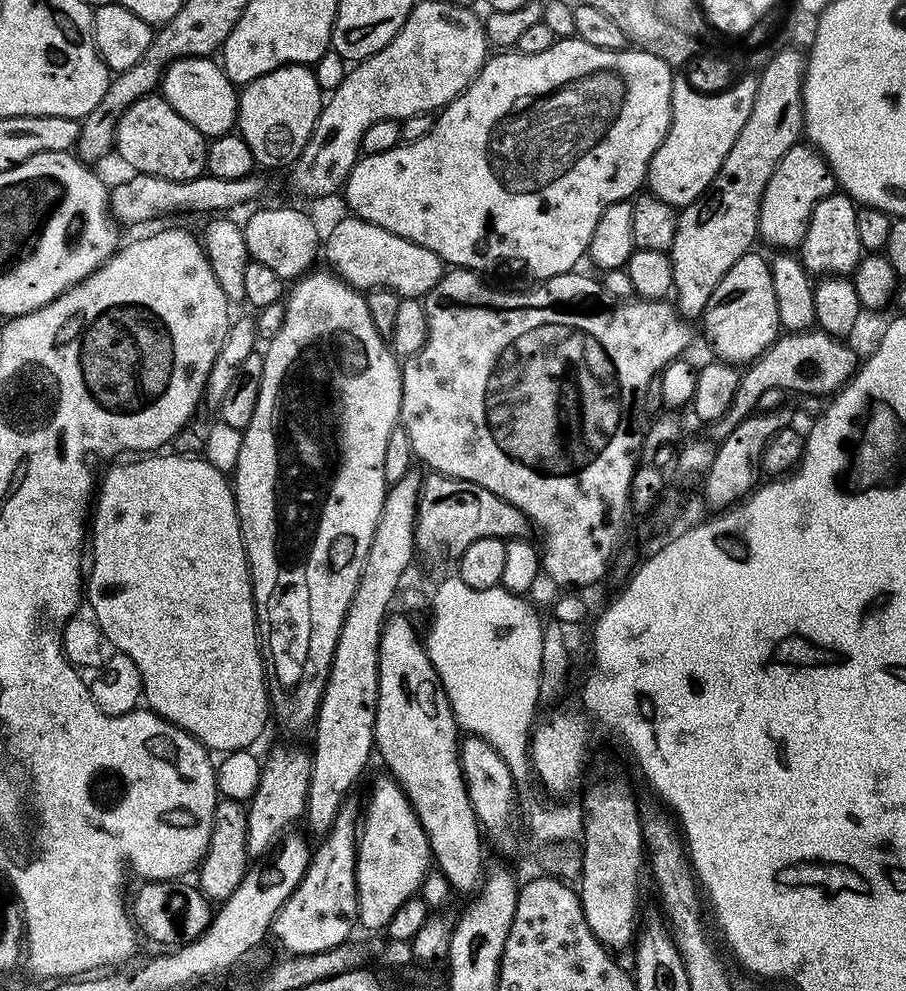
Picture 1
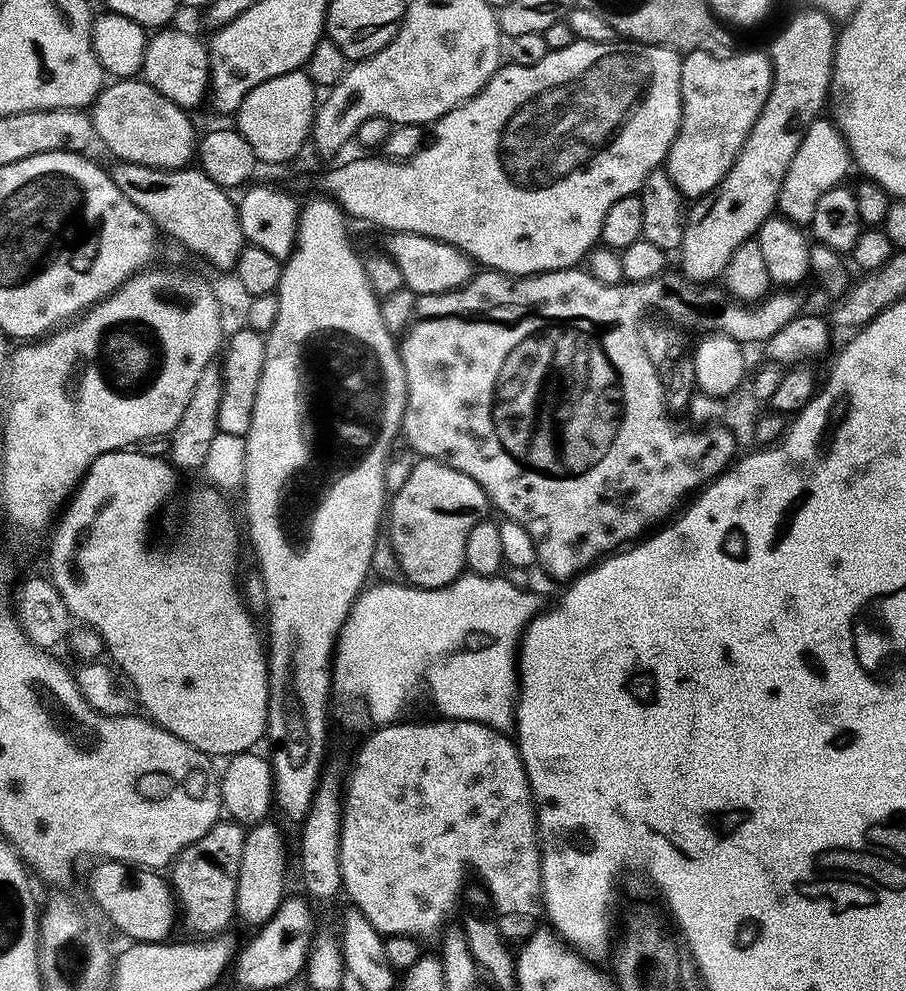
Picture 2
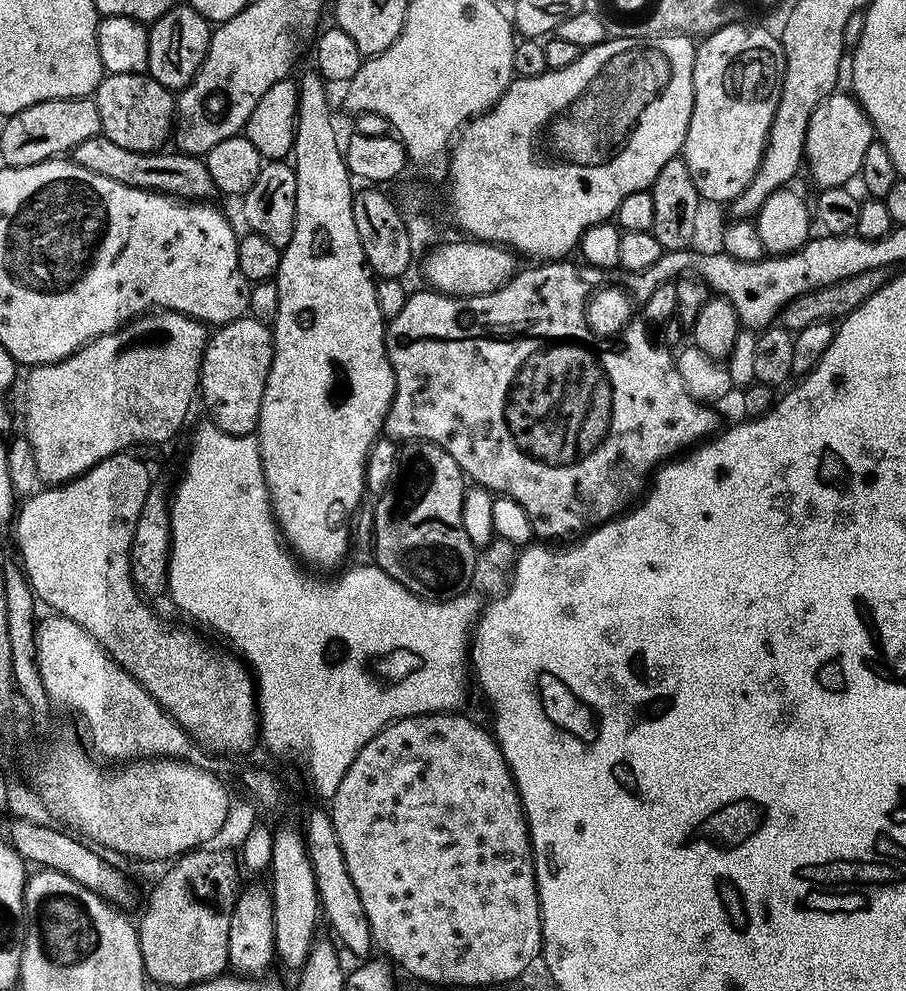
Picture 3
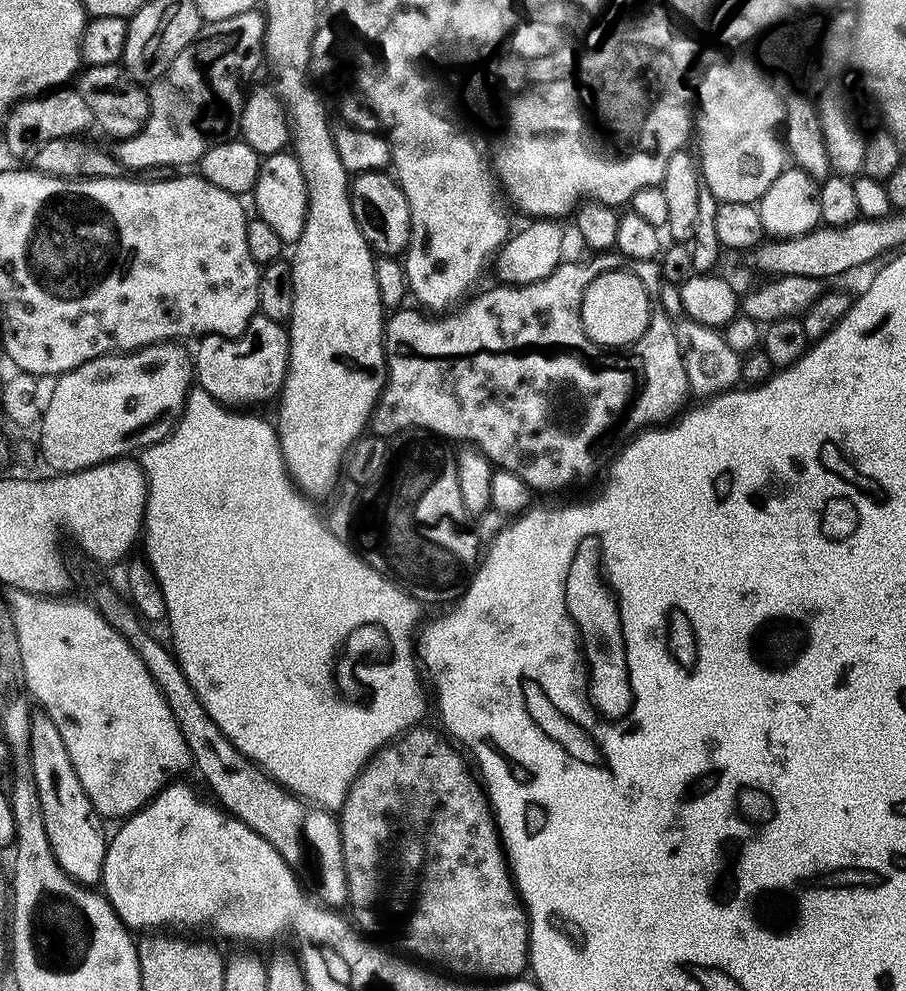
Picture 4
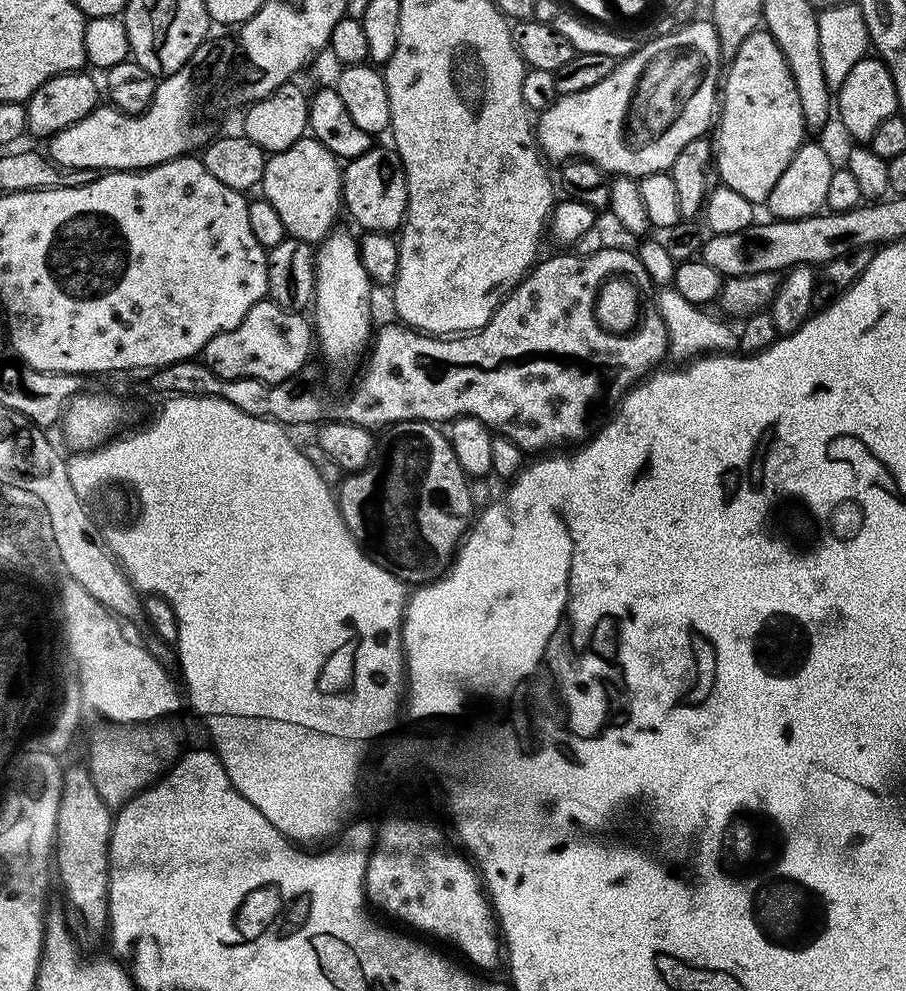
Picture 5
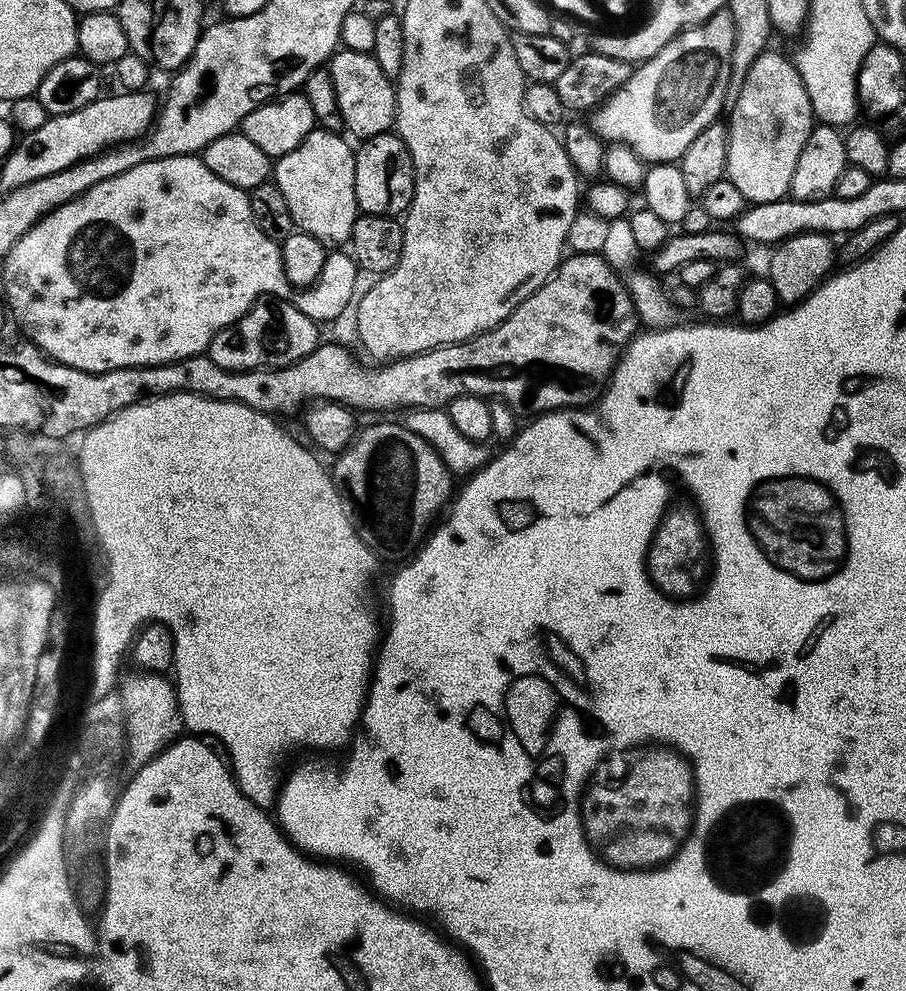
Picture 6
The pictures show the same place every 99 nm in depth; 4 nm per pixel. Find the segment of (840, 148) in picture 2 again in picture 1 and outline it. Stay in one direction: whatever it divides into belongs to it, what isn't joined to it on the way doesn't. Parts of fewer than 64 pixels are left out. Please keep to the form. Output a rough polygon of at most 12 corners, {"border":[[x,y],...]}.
{"border":[[797,142],[766,182],[758,233],[796,250],[810,214],[838,185],[824,157]]}

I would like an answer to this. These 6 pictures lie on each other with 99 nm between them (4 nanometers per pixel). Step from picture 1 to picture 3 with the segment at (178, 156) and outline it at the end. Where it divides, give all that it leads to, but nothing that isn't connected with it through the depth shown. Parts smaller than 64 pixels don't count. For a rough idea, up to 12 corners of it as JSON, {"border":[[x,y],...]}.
{"border":[[149,74],[105,75],[100,131],[135,152],[165,147],[174,96]]}

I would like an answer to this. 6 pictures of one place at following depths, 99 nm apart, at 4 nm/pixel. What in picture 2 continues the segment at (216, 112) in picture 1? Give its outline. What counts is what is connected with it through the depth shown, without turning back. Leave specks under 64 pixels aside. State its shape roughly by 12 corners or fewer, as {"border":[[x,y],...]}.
{"border":[[175,28],[147,41],[143,79],[193,110],[211,85],[207,45]]}

